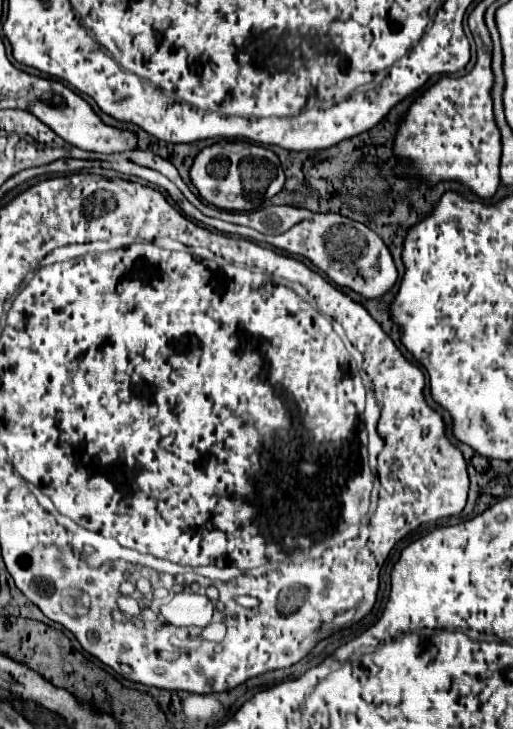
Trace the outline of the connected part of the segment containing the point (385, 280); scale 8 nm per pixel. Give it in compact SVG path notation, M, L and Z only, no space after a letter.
M139 151L139 155L143 157L139 161L139 165L143 167L149 167L149 181L163 187L165 191L169 191L169 195L179 203L179 207L185 211L185 215L189 215L191 219L207 225L207 227L213 227L217 231L223 231L223 233L233 233L233 235L239 235L239 237L245 237L245 239L251 239L251 241L259 241L259 243L269 243L289 255L301 255L301 257L307 257L309 261L313 261L321 271L325 271L325 275L335 281L337 285L341 287L351 287L353 291L365 295L367 299L373 299L373 297L381 297L387 289L391 289L397 281L397 269L395 269L395 263L393 263L393 257L387 249L387 245L377 237L377 233L373 233L367 225L359 223L359 221L353 221L349 217L343 217L339 213L315 213L311 219L305 219L301 221L299 225L295 225L293 229L289 229L287 233L283 235L263 235L263 233L257 233L255 229L249 229L249 227L239 227L239 225L231 225L231 223L225 223L225 221L219 221L219 219L211 219L207 215L203 215L199 209L195 209L179 189L187 189L185 181L181 179L179 171L175 169L175 165L169 161L169 159L163 159L159 157L157 153L151 153L151 151Z

